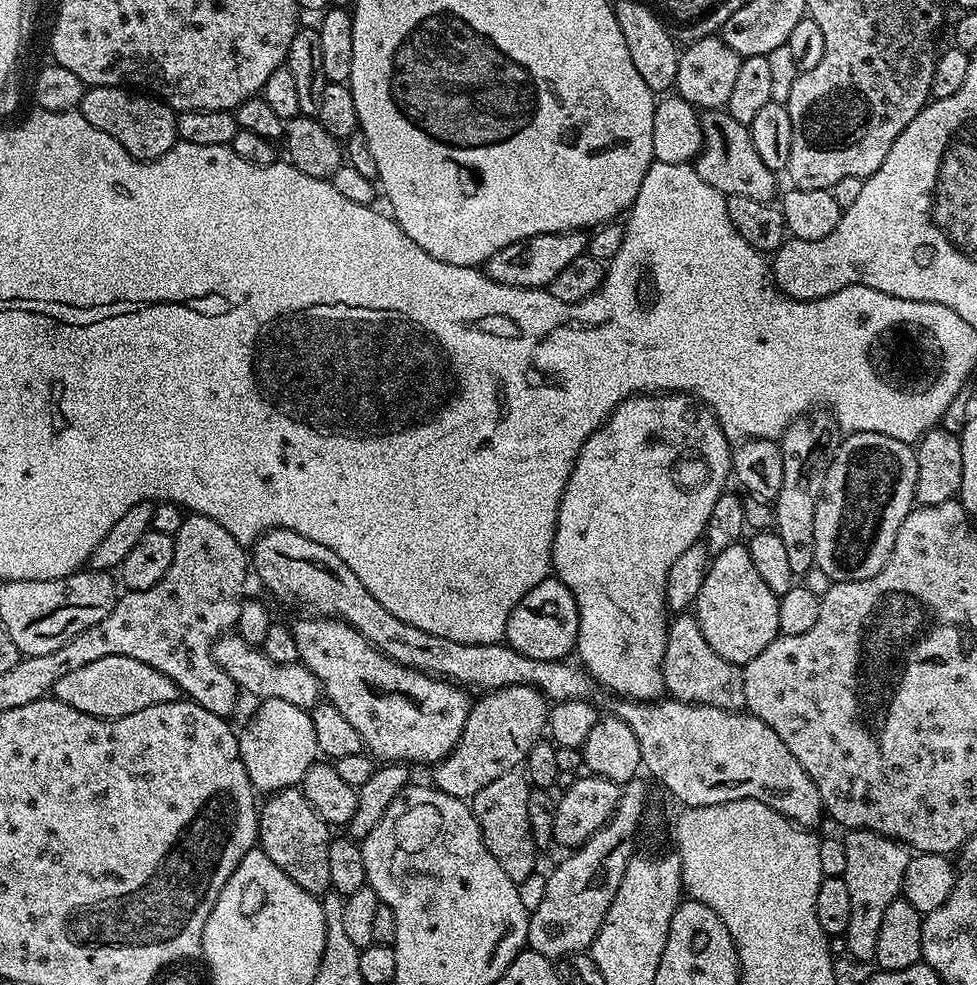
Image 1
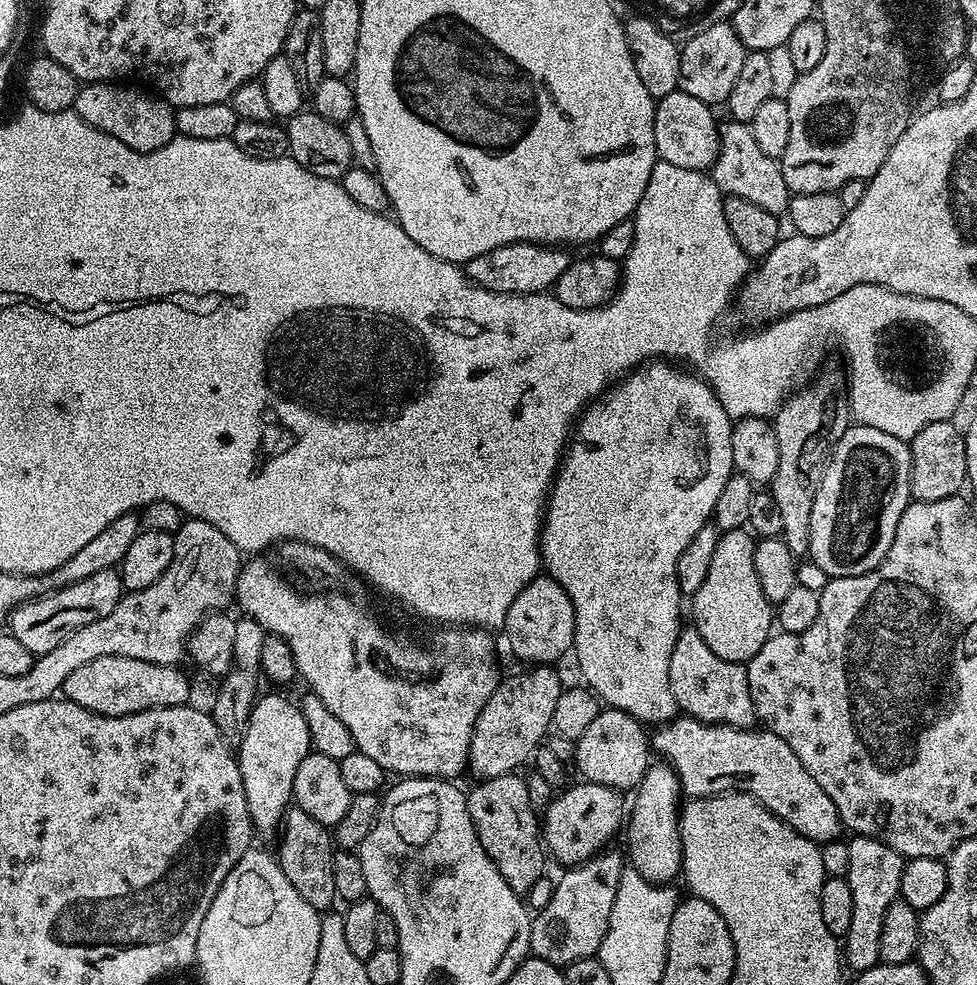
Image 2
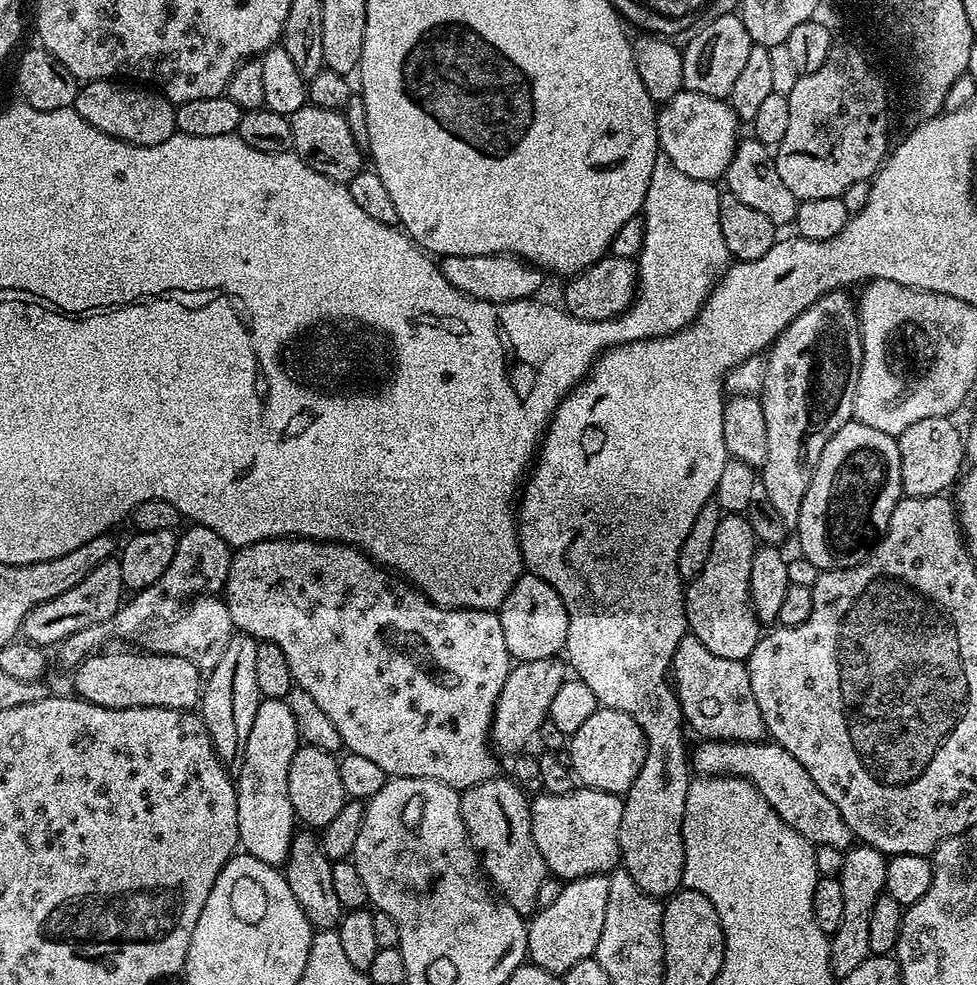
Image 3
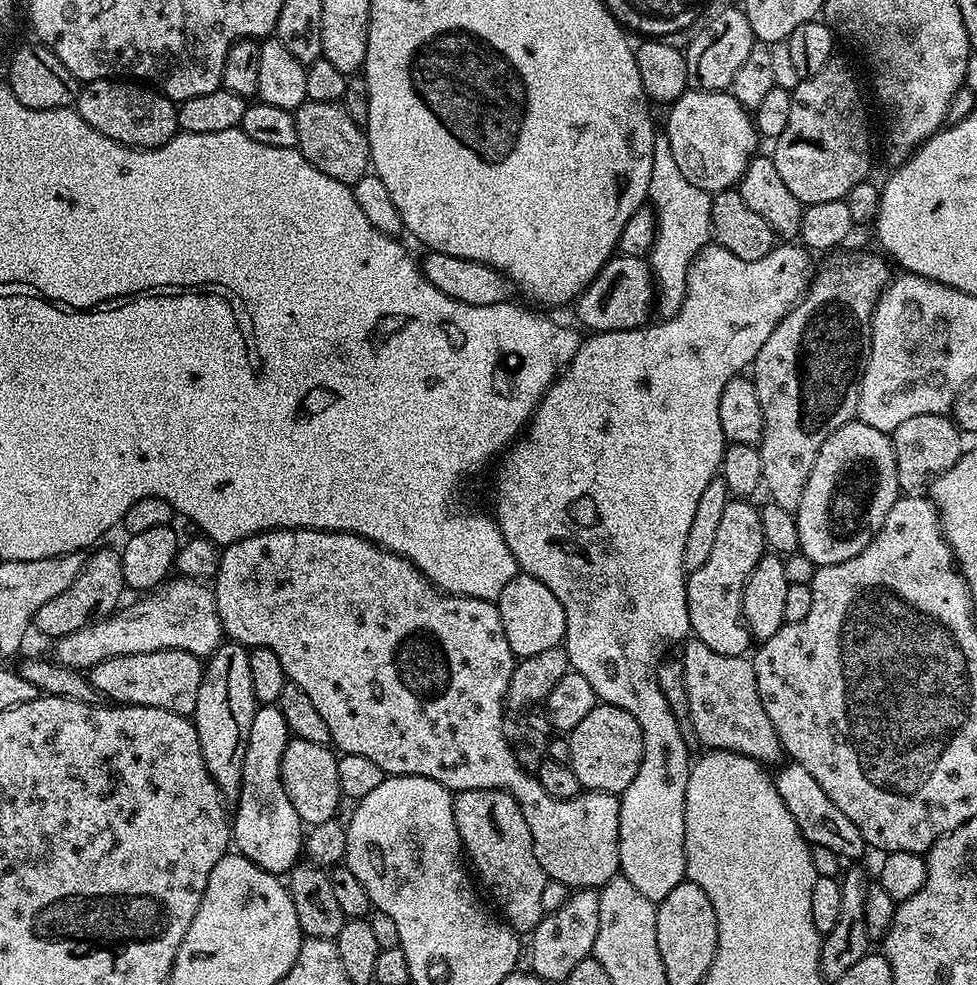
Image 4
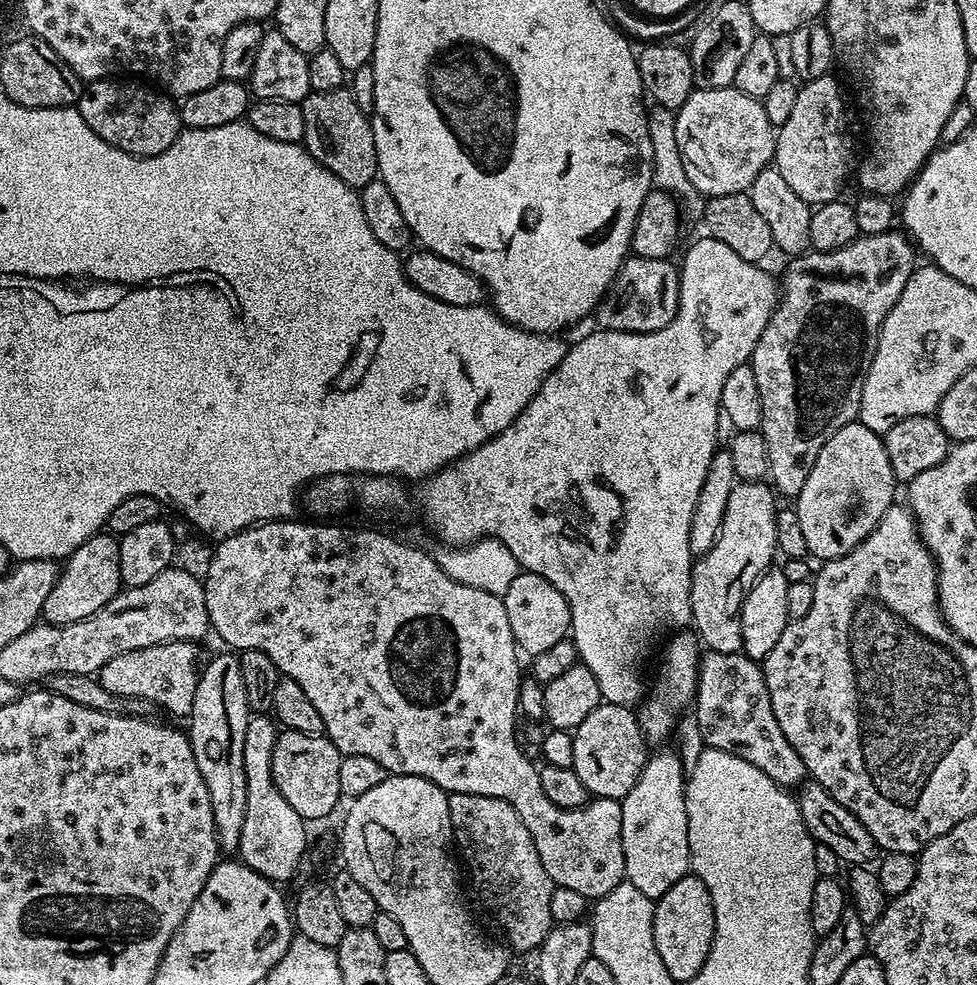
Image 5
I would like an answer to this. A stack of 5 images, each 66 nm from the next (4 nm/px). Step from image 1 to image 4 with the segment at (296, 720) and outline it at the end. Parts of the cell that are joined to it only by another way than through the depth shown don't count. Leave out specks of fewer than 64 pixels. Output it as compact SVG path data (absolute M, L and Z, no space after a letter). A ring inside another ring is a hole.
M257 707L254 722L250 722L250 738L246 738L246 758L242 758L240 798L235 801L234 815L230 820L230 840L235 851L273 874L291 873L301 859L306 835L305 825L298 818L298 810L290 806L290 798L282 786L282 754L286 752L289 739L286 718L282 718L279 707Z

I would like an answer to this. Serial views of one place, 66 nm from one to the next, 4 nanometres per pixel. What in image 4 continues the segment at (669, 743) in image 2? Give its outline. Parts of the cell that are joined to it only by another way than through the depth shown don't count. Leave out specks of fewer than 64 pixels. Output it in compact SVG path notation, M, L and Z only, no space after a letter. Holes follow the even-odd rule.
M791 762L785 765L780 773L775 774L774 783L782 802L786 802L786 810L790 810L794 822L798 822L798 830L805 840L812 846L826 846L845 861L859 861L856 859L866 852L866 845L858 826L854 826L854 822L850 822L850 818L846 818L846 814L842 814L842 810L838 810L830 798L826 798L826 790L822 790L822 786L818 786L818 782L814 782L814 778L802 770L802 766Z

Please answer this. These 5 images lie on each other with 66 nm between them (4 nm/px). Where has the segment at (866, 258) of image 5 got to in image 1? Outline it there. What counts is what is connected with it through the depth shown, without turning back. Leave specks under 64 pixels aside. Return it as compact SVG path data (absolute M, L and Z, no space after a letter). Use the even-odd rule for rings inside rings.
M816 410L810 418L793 420L778 441L782 450L782 490L778 490L774 501L774 530L788 551L788 565L793 577L804 577L815 565L814 510L820 501L828 467L836 449L840 447L841 439L842 433L836 417L827 411Z

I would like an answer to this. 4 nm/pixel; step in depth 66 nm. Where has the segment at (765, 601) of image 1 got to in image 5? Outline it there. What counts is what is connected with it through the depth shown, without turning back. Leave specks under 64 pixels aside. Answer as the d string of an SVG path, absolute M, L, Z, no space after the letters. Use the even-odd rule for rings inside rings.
M758 480L738 482L734 490L730 490L730 499L726 501L726 514L722 518L722 530L710 546L705 556L699 557L692 566L692 624L694 631L703 647L710 652L730 654L742 649L742 634L740 633L740 611L744 595L748 587L773 563L772 555L777 555L776 547L776 514L778 511L777 497L767 483Z

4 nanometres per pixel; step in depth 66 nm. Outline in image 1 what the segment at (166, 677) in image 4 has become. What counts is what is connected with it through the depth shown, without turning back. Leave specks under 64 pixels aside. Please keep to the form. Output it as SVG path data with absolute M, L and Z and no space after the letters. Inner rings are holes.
M98 658L98 662L90 662L73 670L54 682L51 695L58 702L66 702L66 706L74 706L74 710L82 710L82 714L100 716L104 720L117 720L126 714L138 714L138 710L146 710L146 706L158 706L166 702L181 699L180 687L162 670L154 670L154 666L146 666L146 662L138 662L138 658Z

